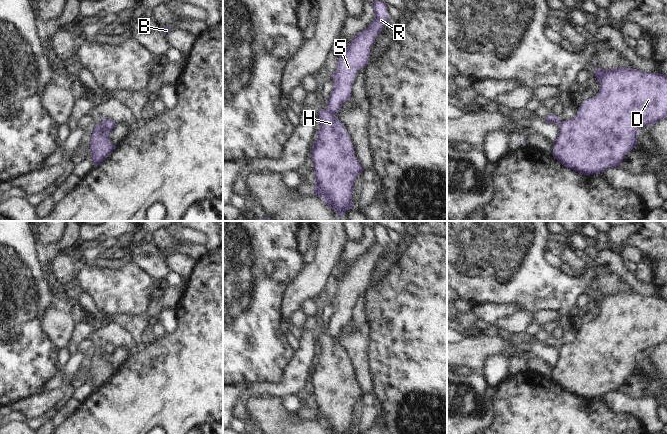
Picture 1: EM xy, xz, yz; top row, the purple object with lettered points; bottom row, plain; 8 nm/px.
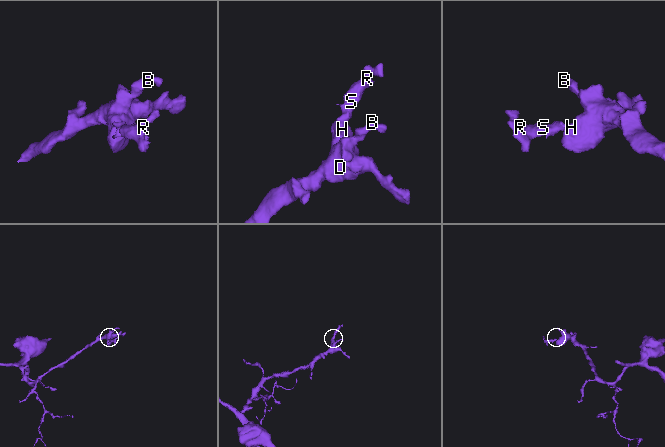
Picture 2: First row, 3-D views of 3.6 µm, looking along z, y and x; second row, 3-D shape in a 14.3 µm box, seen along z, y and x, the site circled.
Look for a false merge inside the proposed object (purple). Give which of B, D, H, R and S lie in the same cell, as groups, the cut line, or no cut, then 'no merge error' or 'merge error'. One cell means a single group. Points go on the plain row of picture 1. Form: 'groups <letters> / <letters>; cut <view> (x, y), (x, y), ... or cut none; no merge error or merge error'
groups B D H / R S; cut xy (101, 346), (109, 356); merge error

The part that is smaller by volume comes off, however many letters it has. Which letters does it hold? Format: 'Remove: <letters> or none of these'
Remove: R, S

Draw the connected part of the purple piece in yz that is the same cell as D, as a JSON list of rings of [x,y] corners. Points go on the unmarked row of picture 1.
[[[596,291],[599,317],[585,324],[574,341],[559,348],[560,356],[552,376],[563,390],[586,400],[598,398],[610,391],[618,392],[625,380],[637,369],[637,355],[653,350],[667,341],[667,300],[664,297],[648,297],[627,291],[607,294]]]

